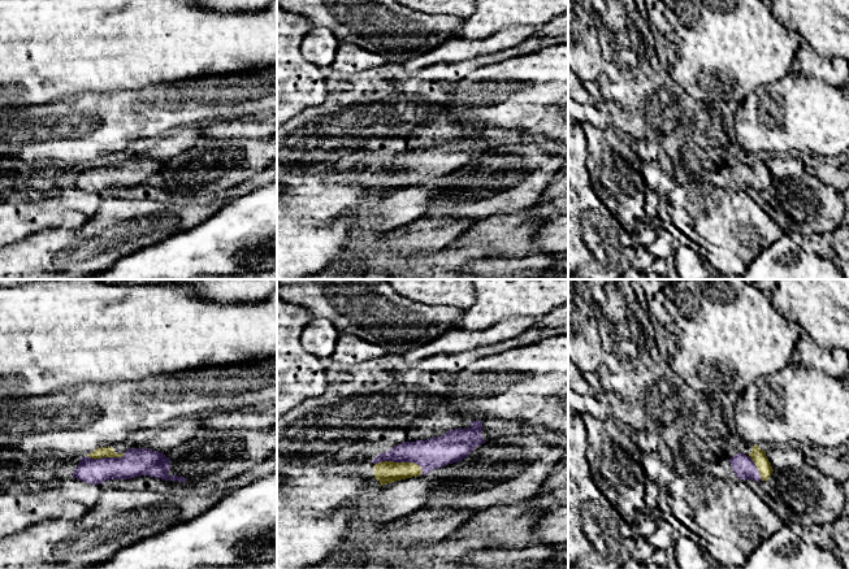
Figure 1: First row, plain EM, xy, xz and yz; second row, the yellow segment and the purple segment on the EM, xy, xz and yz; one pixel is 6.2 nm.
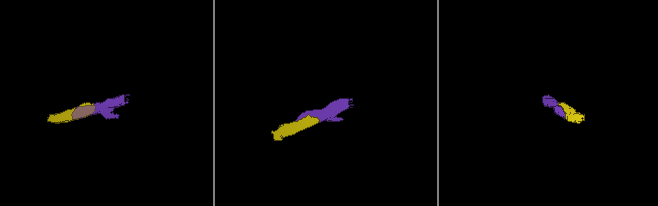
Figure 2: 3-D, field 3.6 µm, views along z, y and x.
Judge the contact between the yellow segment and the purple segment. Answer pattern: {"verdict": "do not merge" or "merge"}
{"verdict": "merge"}

